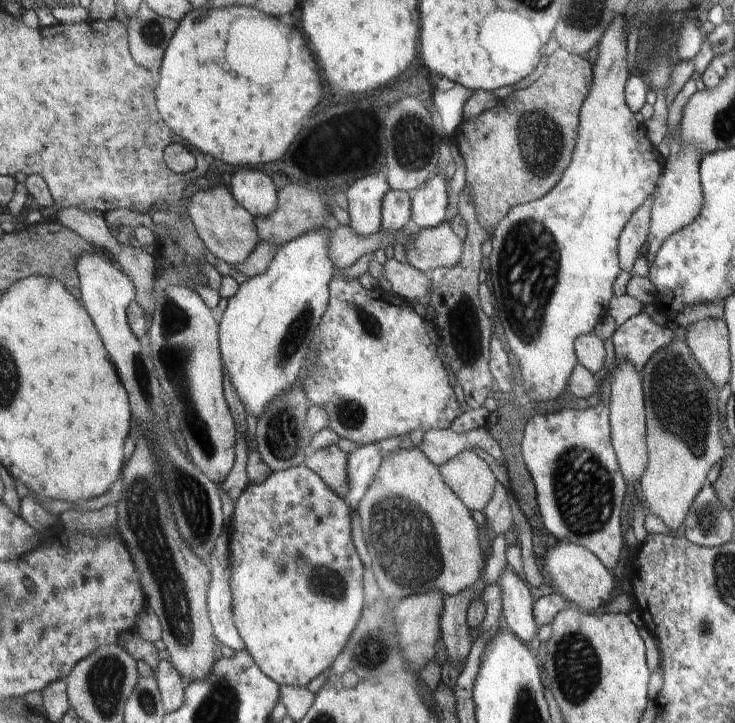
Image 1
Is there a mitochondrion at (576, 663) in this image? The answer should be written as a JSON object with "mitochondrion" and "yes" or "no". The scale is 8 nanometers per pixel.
{"mitochondrion":"yes"}

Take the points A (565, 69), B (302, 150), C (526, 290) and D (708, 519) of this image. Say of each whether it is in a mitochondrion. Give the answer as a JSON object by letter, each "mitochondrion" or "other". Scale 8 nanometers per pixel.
{"A":"other","B":"other","C":"mitochondrion","D":"mitochondrion"}

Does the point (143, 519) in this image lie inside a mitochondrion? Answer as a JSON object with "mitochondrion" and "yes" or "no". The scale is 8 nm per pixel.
{"mitochondrion":"yes"}

